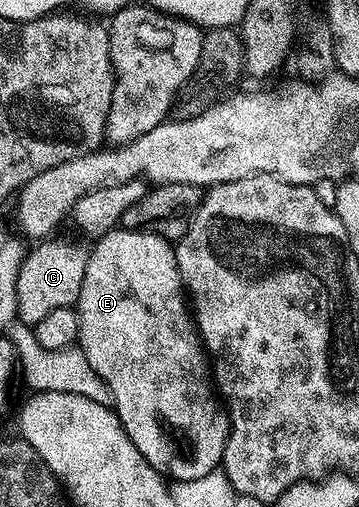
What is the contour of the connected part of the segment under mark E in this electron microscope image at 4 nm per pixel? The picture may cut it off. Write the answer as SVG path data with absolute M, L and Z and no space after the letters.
M113 229L107 231L106 234L99 234L96 241L98 244L91 251L89 249L86 255L83 284L80 286L76 304L78 312L77 346L82 348L84 357L88 357L88 365L92 365L92 369L96 373L100 373L100 377L108 385L112 410L118 420L122 422L124 433L128 433L132 445L136 445L136 449L140 449L144 461L148 461L148 465L155 467L159 475L183 483L219 470L222 454L226 448L226 439L230 436L230 417L227 408L223 406L216 394L216 388L212 382L212 367L208 362L208 352L201 335L198 334L197 322L188 306L188 295L182 286L182 274L178 271L178 262L174 256L171 240L164 239L160 235L155 235L153 231L145 229L137 231Z

